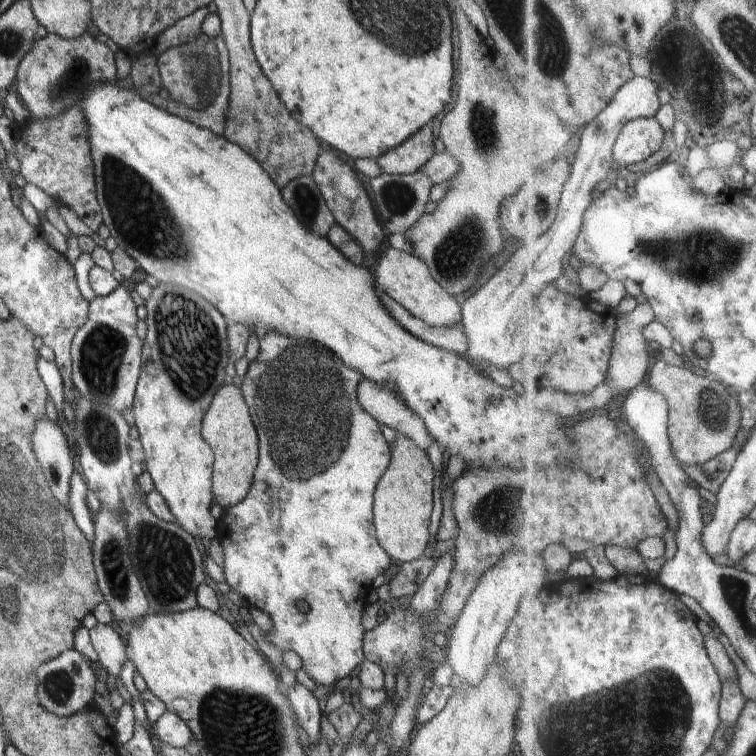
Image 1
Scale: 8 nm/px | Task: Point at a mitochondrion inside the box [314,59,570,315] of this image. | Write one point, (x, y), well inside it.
(455, 256)

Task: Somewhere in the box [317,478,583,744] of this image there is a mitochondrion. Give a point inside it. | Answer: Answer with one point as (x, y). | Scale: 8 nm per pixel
(495, 513)

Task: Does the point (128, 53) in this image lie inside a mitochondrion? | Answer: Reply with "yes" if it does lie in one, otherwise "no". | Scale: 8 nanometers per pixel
no

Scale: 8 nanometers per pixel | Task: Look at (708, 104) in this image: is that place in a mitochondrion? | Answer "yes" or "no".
yes

